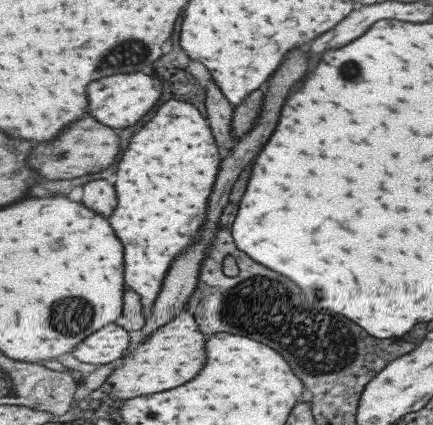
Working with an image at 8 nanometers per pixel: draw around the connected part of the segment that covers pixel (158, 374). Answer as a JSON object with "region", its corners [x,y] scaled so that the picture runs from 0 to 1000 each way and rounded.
{"region":[[[436,732],[418,739],[393,762],[365,774],[339,802],[321,809],[298,840],[277,847],[277,866],[261,866],[242,899],[208,925],[203,941],[236,946],[238,939],[293,941],[321,929],[381,922],[413,913],[450,894],[478,856],[478,791],[460,776],[460,762]]]}

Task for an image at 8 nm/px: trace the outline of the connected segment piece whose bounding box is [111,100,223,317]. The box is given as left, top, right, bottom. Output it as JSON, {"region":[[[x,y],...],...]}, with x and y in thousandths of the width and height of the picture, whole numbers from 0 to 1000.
{"region":[[[390,235],[367,254],[363,273],[303,325],[303,339],[275,381],[275,428],[266,433],[275,452],[275,489],[256,508],[256,522],[270,541],[270,555],[289,569],[289,664],[326,696],[335,744],[344,746],[356,734],[400,616],[427,593],[423,584],[455,574],[478,522],[483,466],[492,456],[515,376],[487,306],[480,278],[460,264],[455,247]]]}

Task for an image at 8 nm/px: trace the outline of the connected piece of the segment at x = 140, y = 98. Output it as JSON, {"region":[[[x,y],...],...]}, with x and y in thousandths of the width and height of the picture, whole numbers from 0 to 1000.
{"region":[[[312,169],[312,174],[266,174],[238,188],[215,193],[206,202],[206,235],[210,235],[210,268],[247,296],[261,301],[298,301],[312,296],[326,278],[335,278],[372,235],[376,226],[376,193],[363,179]]]}

